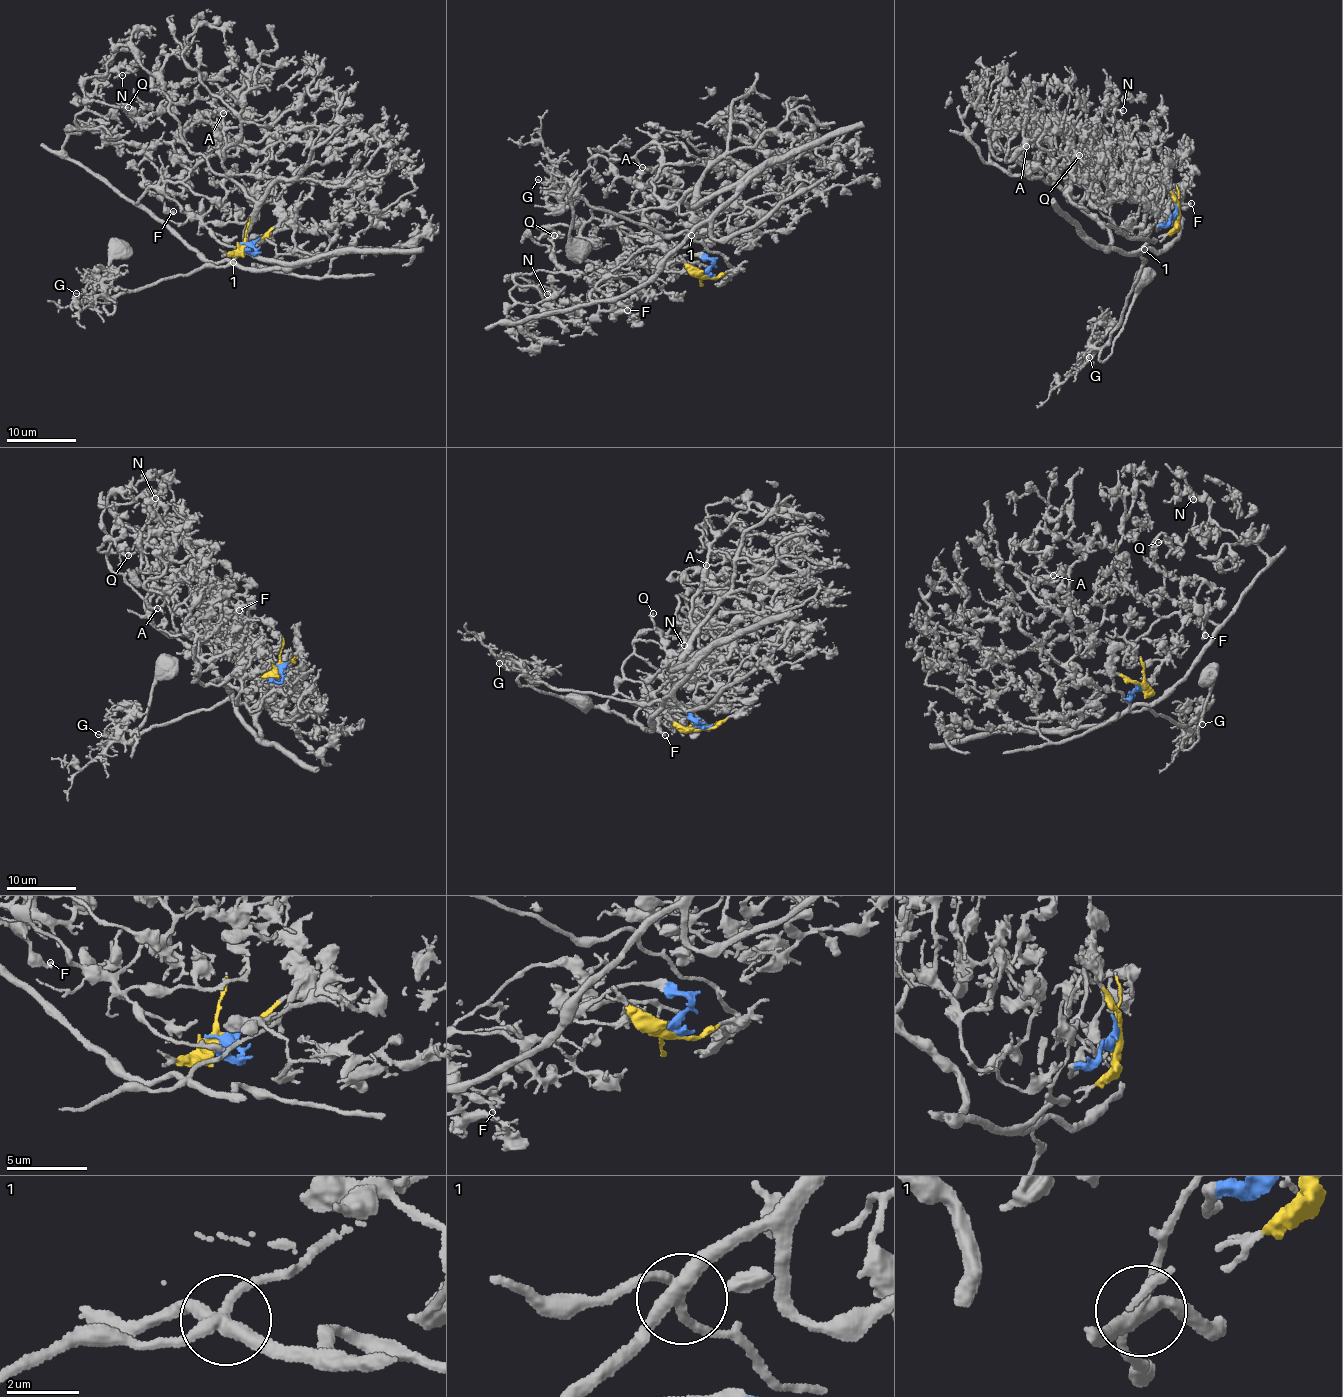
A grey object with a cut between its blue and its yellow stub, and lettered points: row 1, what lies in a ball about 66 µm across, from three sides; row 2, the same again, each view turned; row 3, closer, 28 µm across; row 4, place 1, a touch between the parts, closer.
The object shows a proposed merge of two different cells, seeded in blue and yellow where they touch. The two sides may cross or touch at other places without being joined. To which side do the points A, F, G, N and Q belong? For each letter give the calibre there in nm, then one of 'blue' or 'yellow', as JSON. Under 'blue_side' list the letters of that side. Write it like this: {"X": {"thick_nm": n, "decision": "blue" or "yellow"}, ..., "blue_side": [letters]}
{"A": {"thick_nm": 120, "decision": "blue"}, "F": {"thick_nm": 240, "decision": "blue"}, "G": {"thick_nm": 90, "decision": "yellow"}, "N": {"thick_nm": 180, "decision": "blue"}, "Q": {"thick_nm": 110, "decision": "blue"}, "blue_side": ["A", "F", "N", "Q"]}

